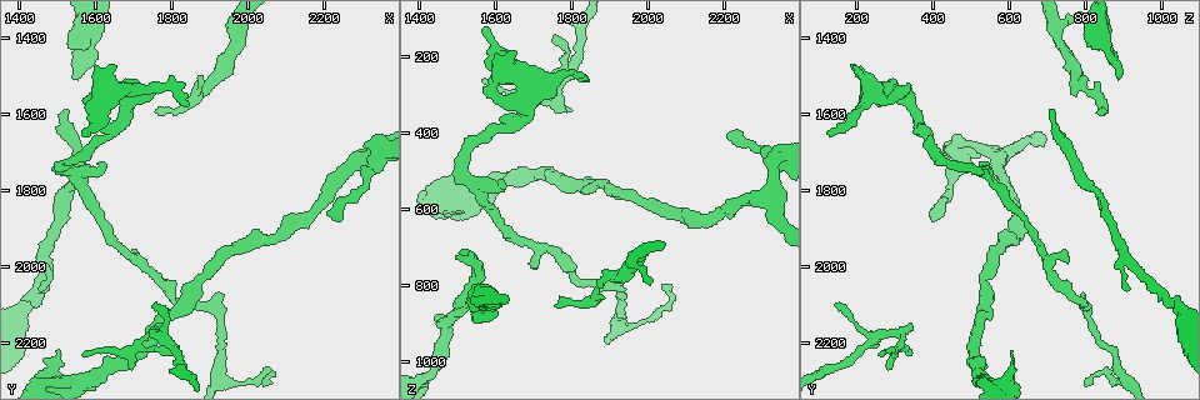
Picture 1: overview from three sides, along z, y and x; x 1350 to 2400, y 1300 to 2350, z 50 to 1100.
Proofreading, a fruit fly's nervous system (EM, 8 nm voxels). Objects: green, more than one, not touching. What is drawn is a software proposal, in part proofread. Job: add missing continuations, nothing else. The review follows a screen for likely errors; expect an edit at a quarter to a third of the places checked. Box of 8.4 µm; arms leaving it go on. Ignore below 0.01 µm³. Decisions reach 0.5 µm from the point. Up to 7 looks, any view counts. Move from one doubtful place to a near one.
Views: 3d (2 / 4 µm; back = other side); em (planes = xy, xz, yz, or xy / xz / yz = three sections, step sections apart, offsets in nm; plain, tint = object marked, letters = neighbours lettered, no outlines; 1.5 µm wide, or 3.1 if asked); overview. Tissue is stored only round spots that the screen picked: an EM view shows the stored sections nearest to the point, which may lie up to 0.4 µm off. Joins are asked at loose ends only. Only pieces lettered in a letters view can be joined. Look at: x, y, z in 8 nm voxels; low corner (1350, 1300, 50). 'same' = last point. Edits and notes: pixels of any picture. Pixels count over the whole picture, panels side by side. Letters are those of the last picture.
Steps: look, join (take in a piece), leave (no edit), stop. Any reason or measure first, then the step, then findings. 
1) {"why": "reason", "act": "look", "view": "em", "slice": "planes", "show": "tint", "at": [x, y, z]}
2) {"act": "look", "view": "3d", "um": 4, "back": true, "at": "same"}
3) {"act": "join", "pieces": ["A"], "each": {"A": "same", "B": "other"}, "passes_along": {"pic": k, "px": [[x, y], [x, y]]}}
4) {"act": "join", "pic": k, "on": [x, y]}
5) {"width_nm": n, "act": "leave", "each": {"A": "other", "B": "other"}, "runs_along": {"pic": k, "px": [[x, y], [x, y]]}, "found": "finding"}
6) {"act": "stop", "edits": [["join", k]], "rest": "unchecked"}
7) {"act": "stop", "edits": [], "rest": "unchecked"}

{"why": "free end", "act": "look", "view": "em", "slice": "planes", "show": "letters", "at": [1530, 1595, 725]}

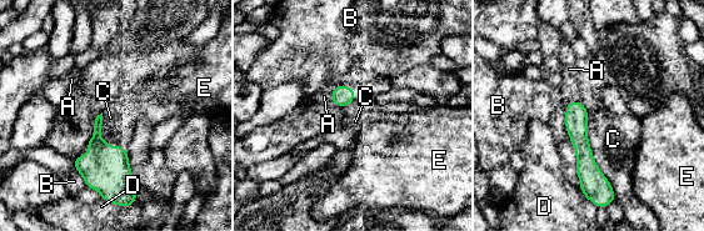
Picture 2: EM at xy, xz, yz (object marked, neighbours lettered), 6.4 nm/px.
{"longest_contact_nm": ["C", 600], "act": "join", "pieces": ["A"], "each": {"A": "same", "B": "other", "C": "other", "D": "other", "E": "other"}, "passes_along": {"pic": 2, "px": [[341, 95], [333, 99], [324, 96]]}, "found": "it goes on there"}

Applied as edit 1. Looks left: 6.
{"act": "look", "view": "overview"}

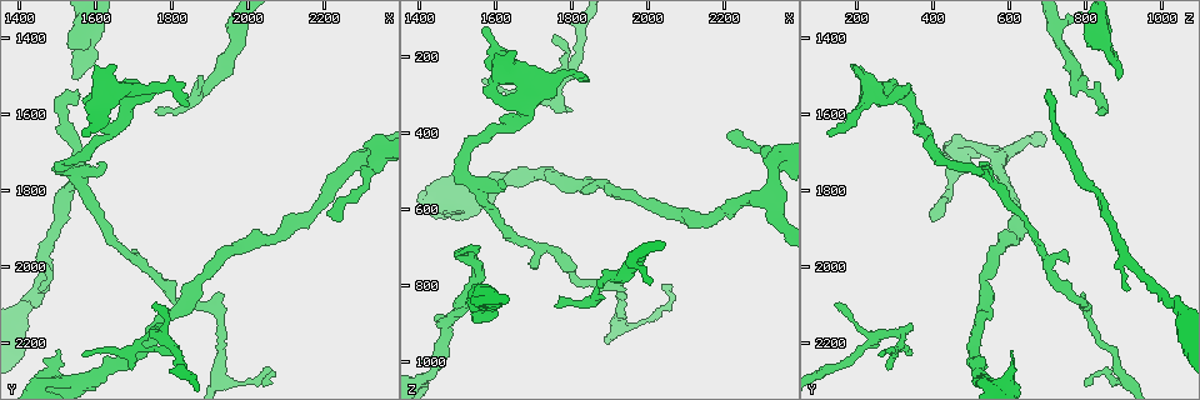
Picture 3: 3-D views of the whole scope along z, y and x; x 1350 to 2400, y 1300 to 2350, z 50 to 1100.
{"why": "tapers out", "act": "look", "view": "em", "slice": "yz", "step": 8, "show": "tint", "at": [1575, 2225, 255]}

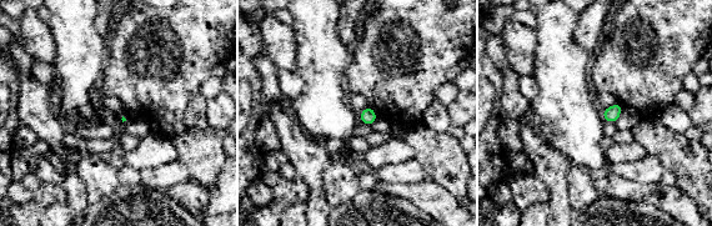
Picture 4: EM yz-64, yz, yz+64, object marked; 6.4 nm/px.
{"act": "look", "view": "em", "slice": "planes", "show": "letters", "at": "same"}

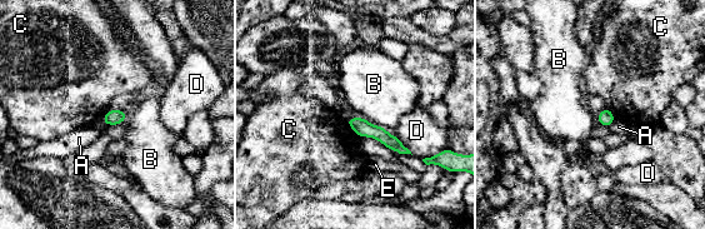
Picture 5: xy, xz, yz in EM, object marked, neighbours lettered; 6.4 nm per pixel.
{"act": "leave", "each": {"A": "other", "B": "other", "C": "other", "D": "other", "E": "other"}, "runs_along": {"pic": 5, "px": [[351, 120], [381, 134], [404, 150]]}, "found": "no lettered piece goes on from it"}

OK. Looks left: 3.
{"act": "stop", "edits": [["join", 2]], "rest": "unchecked"}

